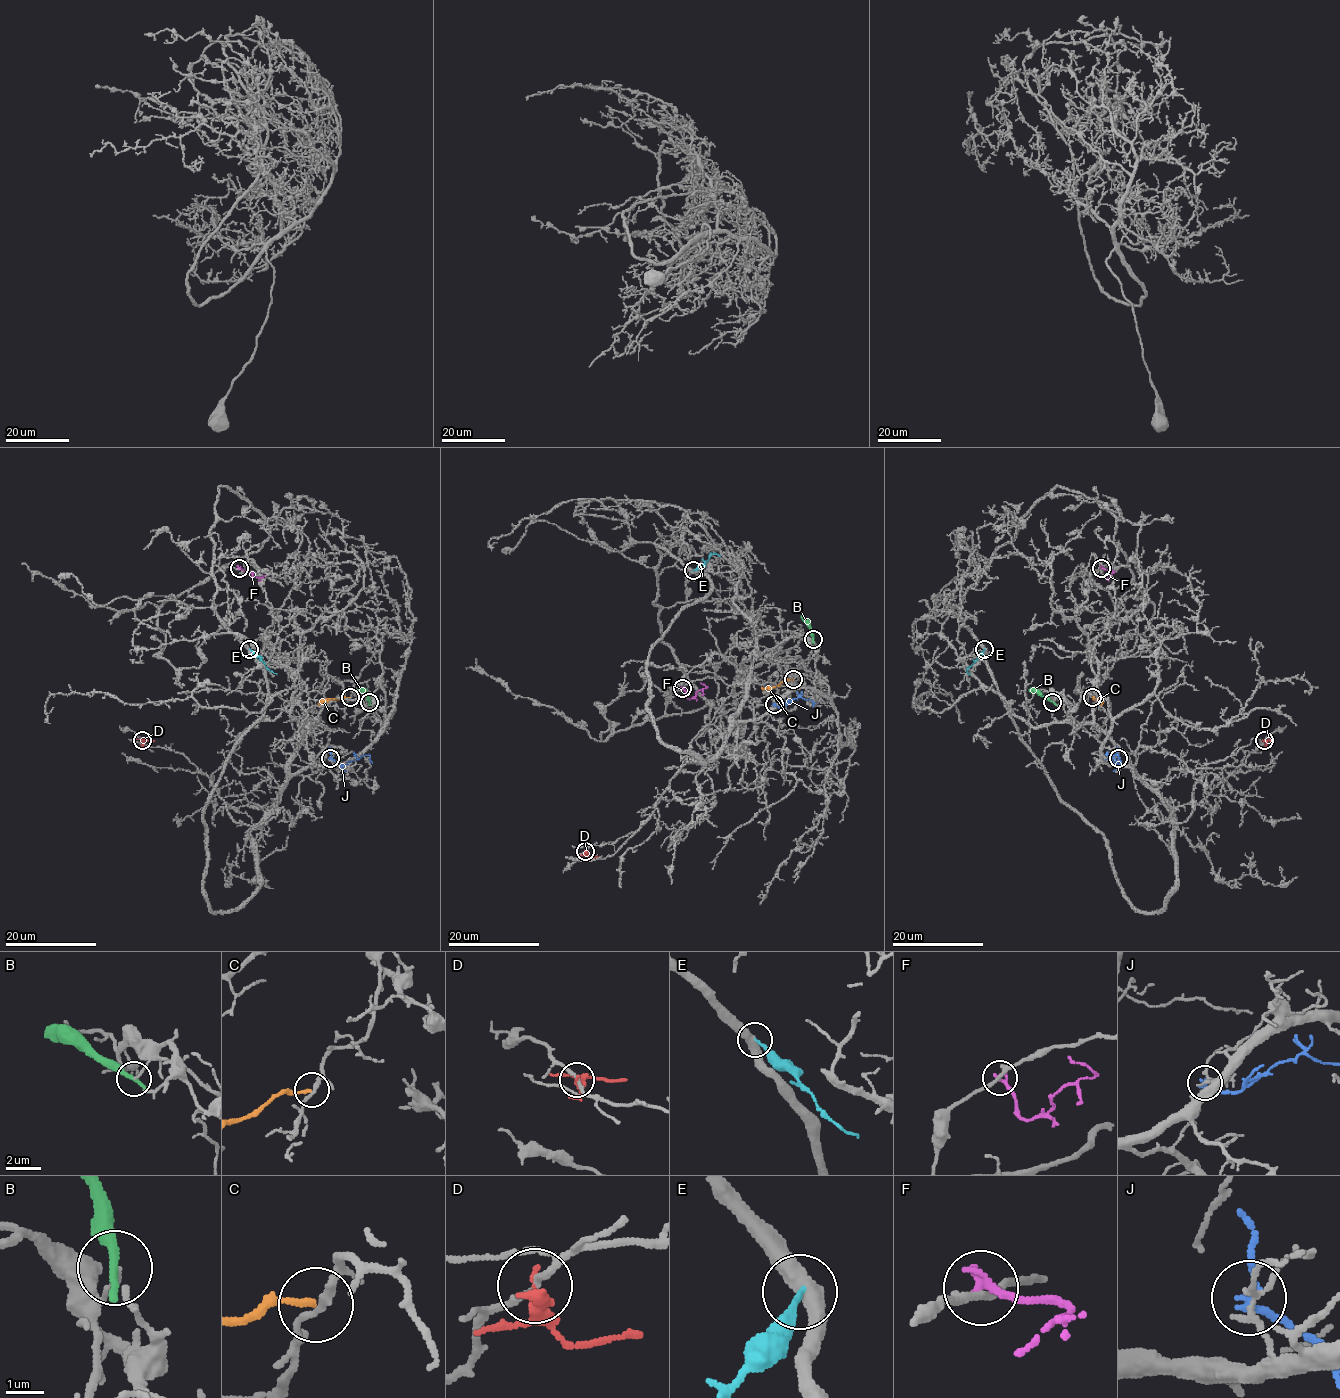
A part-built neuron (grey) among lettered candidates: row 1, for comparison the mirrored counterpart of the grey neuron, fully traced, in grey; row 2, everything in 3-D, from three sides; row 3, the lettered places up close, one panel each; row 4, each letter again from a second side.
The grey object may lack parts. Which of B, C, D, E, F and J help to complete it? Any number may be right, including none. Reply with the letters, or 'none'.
none

